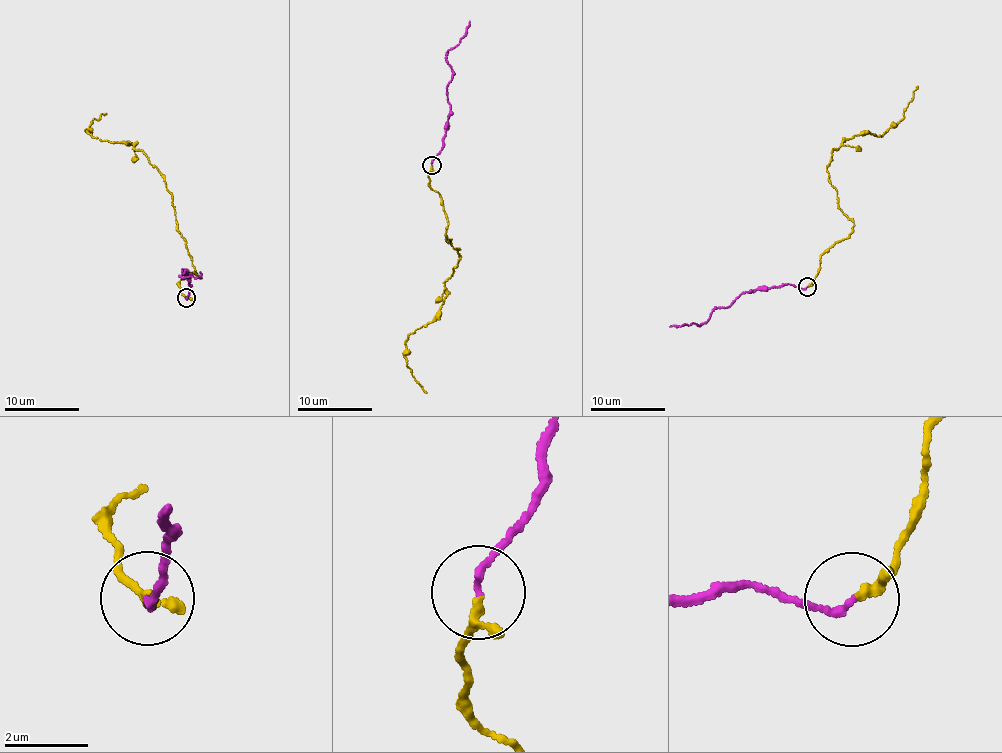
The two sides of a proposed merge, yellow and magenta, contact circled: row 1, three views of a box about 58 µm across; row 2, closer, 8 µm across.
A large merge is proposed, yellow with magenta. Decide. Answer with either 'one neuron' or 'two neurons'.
one neuron

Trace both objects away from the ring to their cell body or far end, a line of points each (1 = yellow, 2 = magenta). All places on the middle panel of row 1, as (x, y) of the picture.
1: (432, 166), (448, 243), (461, 257), (432, 321), (405, 344), (407, 366), (426, 393)
2: (432, 164), (445, 134), (450, 104), (445, 92), (452, 73), (447, 58), (470, 21)

